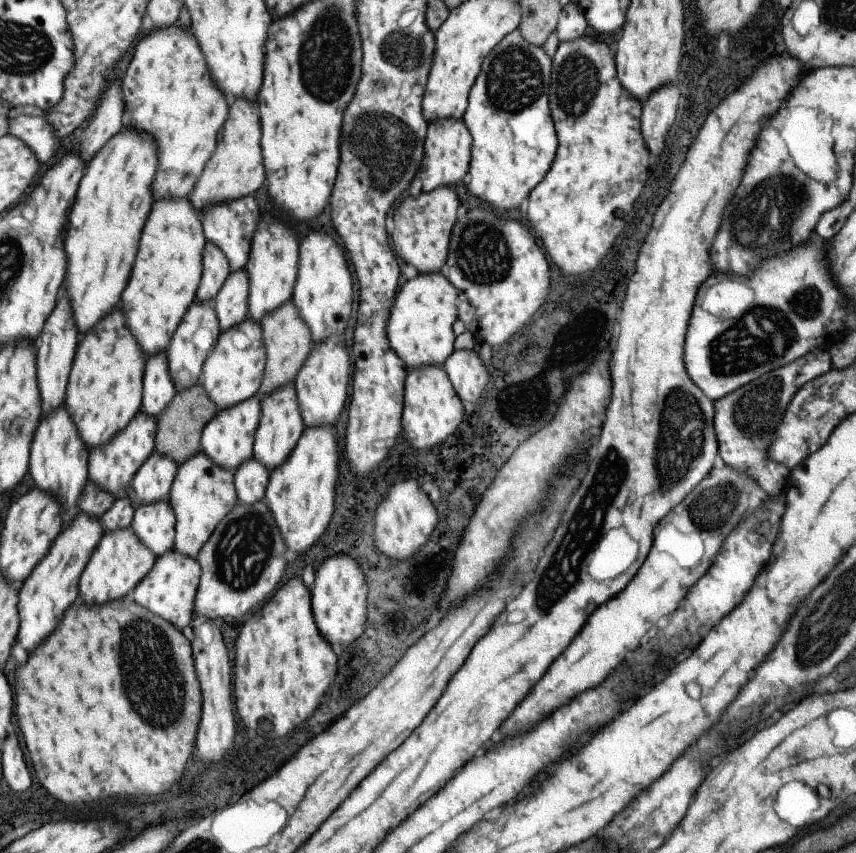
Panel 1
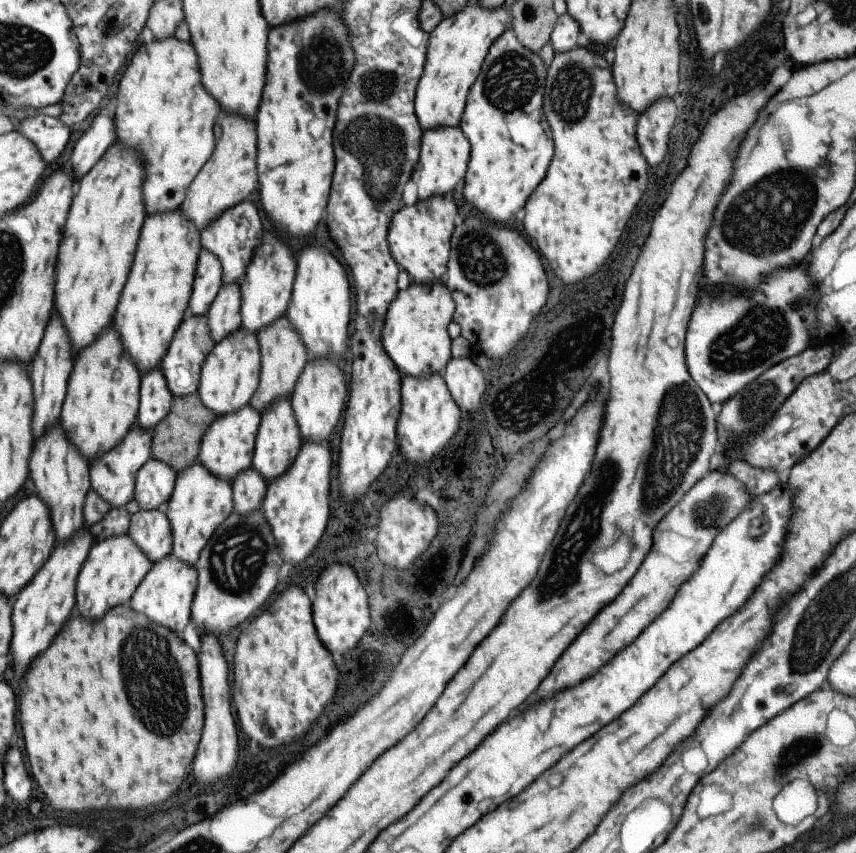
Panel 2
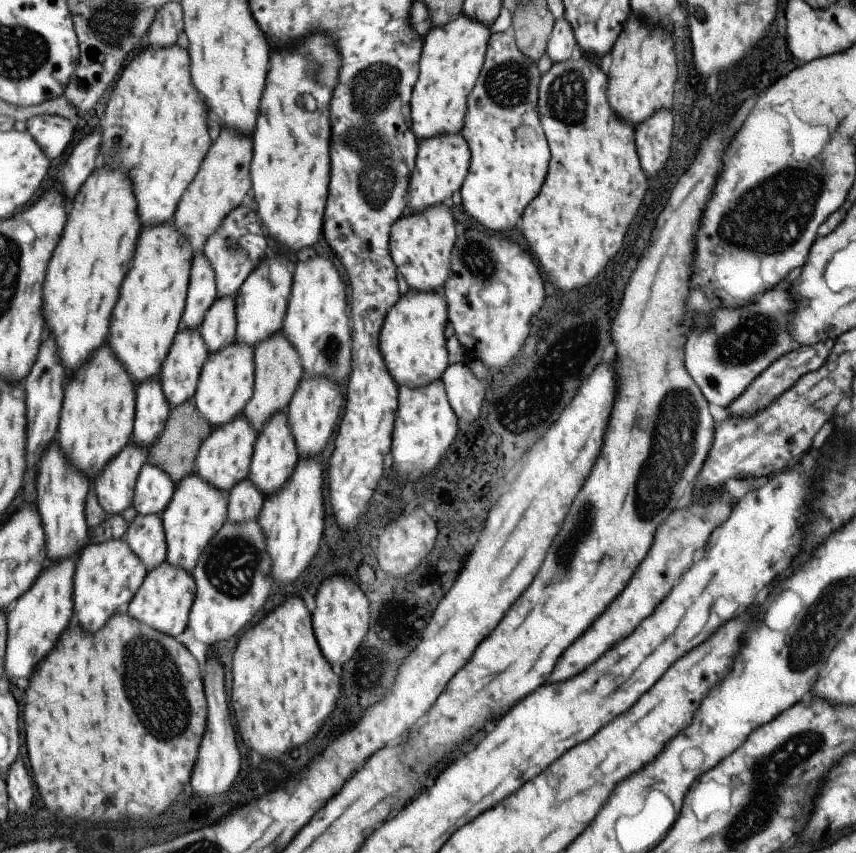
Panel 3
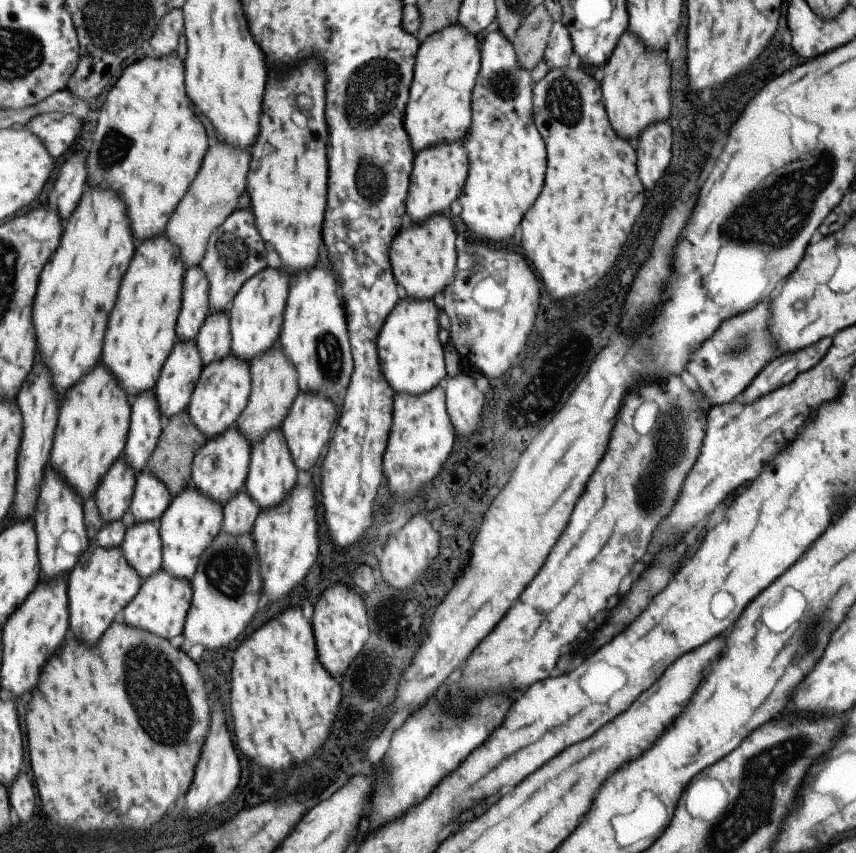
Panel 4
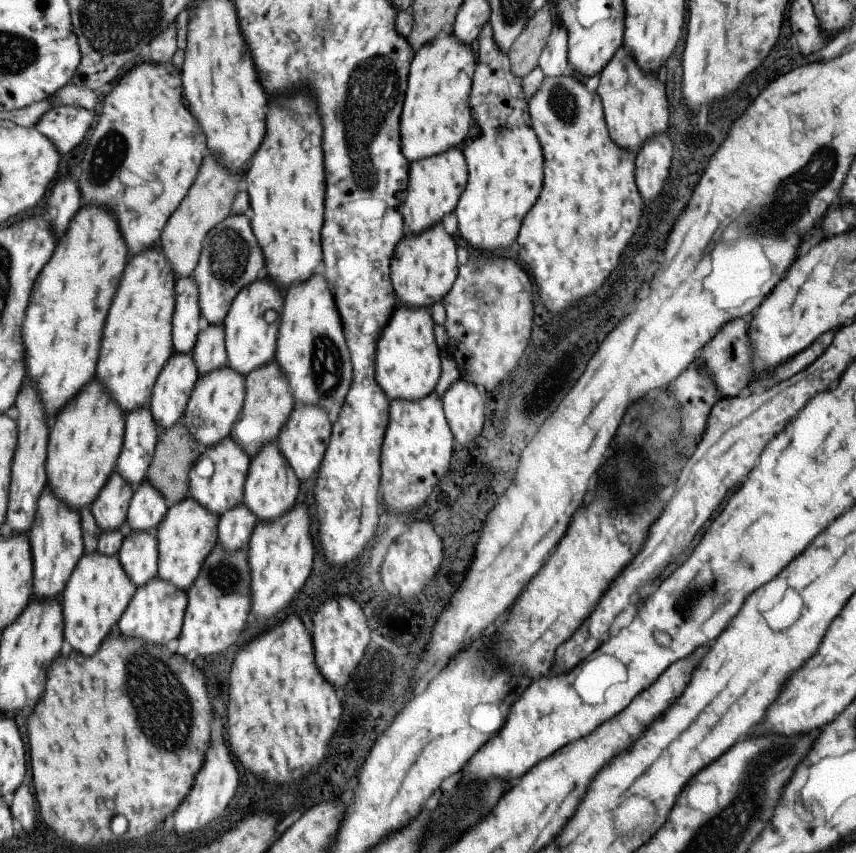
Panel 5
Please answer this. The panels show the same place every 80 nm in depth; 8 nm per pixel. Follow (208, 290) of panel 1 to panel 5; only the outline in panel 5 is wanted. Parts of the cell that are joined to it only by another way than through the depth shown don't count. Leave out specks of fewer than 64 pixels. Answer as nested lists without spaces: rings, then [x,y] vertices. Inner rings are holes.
[[[179,277],[174,282],[174,311],[171,319],[173,353],[191,353],[203,322],[198,307],[198,288],[189,277]]]

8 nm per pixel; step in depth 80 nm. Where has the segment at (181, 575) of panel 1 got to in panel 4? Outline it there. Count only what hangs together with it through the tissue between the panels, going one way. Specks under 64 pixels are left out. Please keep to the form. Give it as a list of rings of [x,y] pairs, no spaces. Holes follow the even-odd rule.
[[[160,569],[151,577],[143,580],[140,590],[124,607],[119,619],[128,627],[143,629],[168,640],[172,636],[182,634],[191,598],[192,589],[189,581],[175,579]]]

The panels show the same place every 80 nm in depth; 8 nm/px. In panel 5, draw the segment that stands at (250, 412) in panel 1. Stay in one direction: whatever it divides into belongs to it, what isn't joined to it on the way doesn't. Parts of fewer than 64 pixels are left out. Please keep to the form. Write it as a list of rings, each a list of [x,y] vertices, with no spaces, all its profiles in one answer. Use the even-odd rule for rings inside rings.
[[[229,436],[204,447],[188,470],[189,497],[212,513],[220,514],[242,502],[245,477],[249,468],[246,452]]]

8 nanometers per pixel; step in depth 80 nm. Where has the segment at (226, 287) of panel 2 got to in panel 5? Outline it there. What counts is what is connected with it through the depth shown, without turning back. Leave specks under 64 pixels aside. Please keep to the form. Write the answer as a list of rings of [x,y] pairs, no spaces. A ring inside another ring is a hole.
[[[203,324],[197,333],[191,354],[199,375],[225,366],[226,350],[223,325]]]

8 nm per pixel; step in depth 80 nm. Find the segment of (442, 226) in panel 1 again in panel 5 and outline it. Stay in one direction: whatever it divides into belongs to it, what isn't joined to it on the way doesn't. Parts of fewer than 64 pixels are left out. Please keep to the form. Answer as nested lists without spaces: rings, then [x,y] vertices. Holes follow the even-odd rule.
[[[441,221],[420,233],[405,234],[395,245],[390,262],[390,281],[395,296],[407,308],[430,308],[451,288],[458,275],[455,241],[445,232]]]

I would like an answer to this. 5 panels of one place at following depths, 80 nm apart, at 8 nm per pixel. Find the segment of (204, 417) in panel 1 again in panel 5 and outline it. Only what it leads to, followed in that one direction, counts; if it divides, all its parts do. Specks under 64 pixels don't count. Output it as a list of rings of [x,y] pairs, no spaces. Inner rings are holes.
[[[181,420],[158,431],[154,451],[148,462],[146,480],[163,495],[167,508],[189,496],[188,470],[204,447],[190,435]]]

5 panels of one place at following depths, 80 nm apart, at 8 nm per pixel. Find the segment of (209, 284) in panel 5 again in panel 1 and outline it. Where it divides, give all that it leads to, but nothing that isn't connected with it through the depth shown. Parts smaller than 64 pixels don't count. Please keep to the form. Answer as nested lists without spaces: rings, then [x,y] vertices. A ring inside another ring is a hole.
[[[252,194],[224,203],[207,205],[200,216],[206,242],[212,242],[218,249],[221,249],[227,259],[229,270],[243,269],[249,256],[251,235],[260,216]]]

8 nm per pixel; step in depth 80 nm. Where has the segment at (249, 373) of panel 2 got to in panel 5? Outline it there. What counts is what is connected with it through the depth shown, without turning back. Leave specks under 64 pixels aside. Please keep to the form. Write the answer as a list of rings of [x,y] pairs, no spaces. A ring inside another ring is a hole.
[[[227,365],[214,368],[197,377],[191,390],[181,421],[190,435],[205,447],[219,442],[230,434],[231,427],[242,410],[244,376]]]

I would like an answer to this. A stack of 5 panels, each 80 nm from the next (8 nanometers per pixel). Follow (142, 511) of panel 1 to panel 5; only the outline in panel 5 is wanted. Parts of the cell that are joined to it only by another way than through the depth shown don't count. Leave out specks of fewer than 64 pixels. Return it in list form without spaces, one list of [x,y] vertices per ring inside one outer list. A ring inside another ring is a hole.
[[[130,531],[122,540],[117,556],[136,588],[157,574],[158,550],[153,532]]]

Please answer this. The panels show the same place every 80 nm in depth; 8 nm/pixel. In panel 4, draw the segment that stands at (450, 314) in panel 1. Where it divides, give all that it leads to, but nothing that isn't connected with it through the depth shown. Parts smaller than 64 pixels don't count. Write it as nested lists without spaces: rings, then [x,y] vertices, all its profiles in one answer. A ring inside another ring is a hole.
[[[432,299],[398,300],[399,304],[387,314],[385,323],[381,326],[376,339],[377,357],[380,372],[386,384],[394,393],[418,395],[441,384],[446,376],[443,351],[444,348],[437,339],[437,313],[439,301]]]

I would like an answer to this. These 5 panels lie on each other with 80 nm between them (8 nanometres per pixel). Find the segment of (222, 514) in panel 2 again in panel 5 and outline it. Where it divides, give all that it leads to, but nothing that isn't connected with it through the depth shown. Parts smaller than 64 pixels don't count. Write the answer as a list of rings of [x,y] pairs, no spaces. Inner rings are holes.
[[[187,496],[172,504],[165,511],[153,532],[156,536],[158,550],[156,576],[174,584],[178,589],[186,591],[199,574],[203,559],[217,542],[218,518],[218,514],[212,513],[202,504],[196,503],[193,497]]]

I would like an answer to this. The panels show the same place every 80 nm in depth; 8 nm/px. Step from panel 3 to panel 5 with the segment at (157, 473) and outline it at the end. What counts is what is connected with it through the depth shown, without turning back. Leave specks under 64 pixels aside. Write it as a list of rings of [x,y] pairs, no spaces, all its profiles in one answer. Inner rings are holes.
[[[145,478],[132,491],[126,521],[131,531],[154,532],[167,509],[163,495]]]

